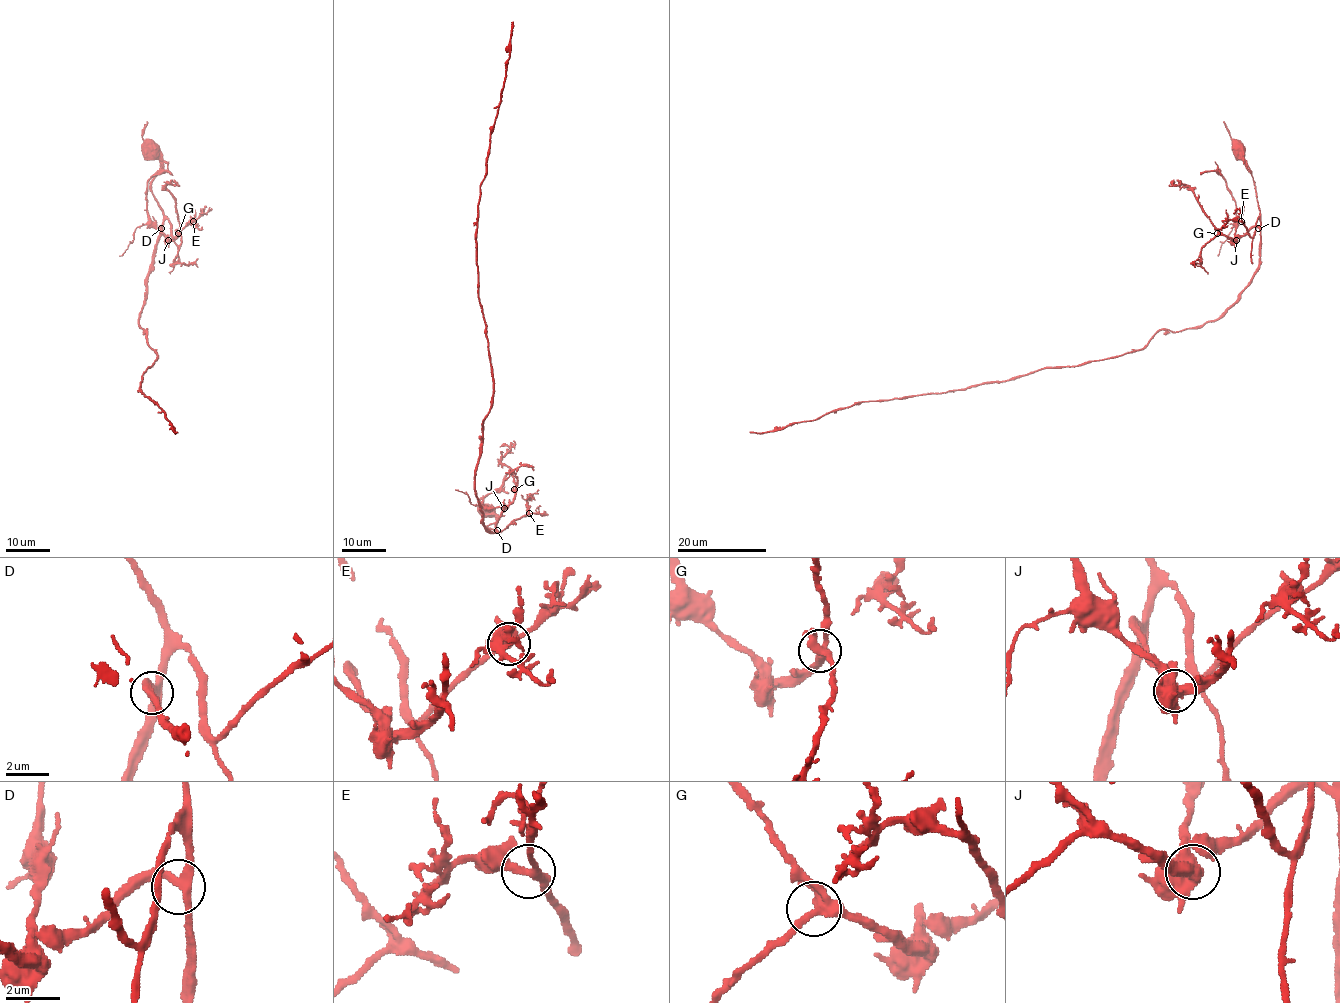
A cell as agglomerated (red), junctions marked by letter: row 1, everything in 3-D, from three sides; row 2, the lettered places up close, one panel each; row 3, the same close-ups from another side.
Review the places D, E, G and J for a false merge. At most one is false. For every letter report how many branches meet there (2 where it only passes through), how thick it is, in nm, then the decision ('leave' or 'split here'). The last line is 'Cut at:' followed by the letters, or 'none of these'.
D: branches 3; calibre 300 nm; leave
E: branches 3; calibre 280 nm; leave
G: branches 4; calibre 320 nm; leave
J: branches 5; calibre 550 nm; split here
Cut at: J

